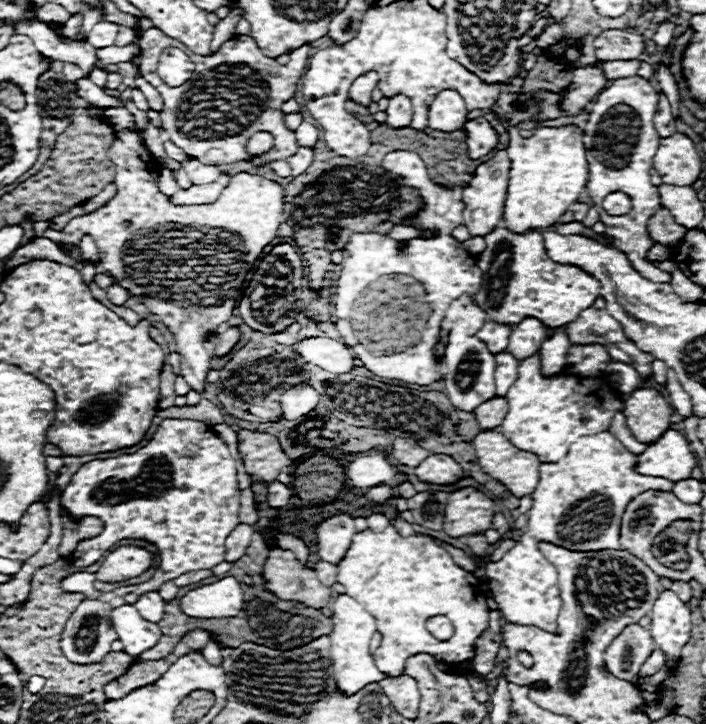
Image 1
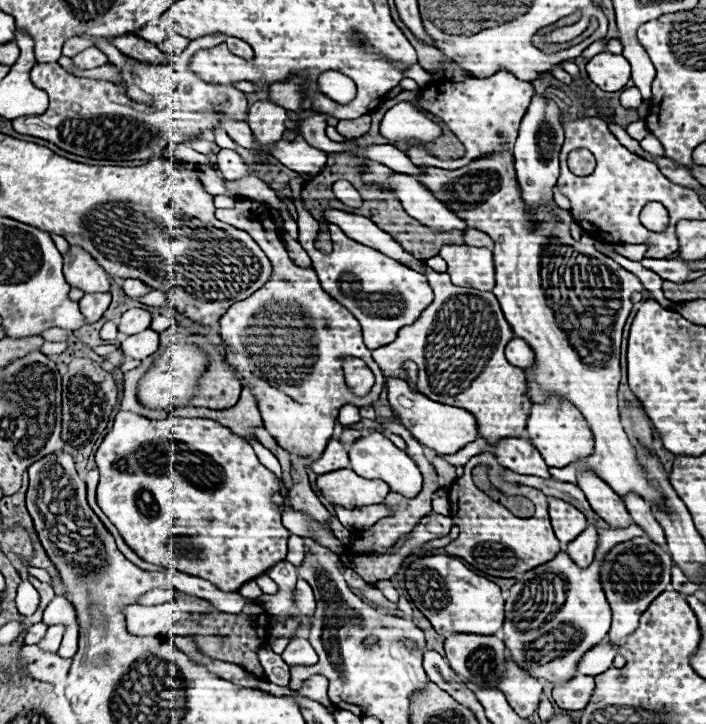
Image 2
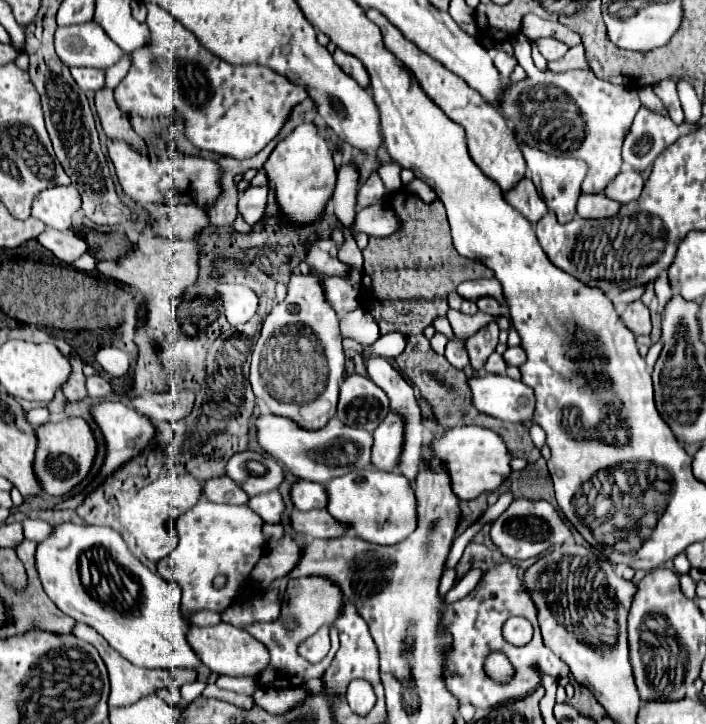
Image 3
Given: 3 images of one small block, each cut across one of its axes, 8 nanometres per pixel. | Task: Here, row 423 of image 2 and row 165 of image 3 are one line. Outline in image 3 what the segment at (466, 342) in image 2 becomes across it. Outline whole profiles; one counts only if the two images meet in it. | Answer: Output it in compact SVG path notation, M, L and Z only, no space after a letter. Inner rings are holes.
M368 10L368 18L380 28L382 38L384 38L384 46L388 50L392 50L392 54L404 62L404 66L414 74L414 78L418 80L420 88L424 90L424 94L436 102L436 106L456 124L460 124L466 130L466 146L468 146L468 154L474 160L474 164L494 182L500 184L502 192L512 190L524 176L526 176L526 162L522 156L522 150L516 142L516 136L512 134L512 128L508 126L508 122L504 120L504 116L498 112L498 108L490 106L488 100L484 100L480 96L480 92L476 92L474 88L470 88L458 74L454 74L452 70L448 70L444 64L440 64L438 60L434 60L430 54L426 54L424 50L420 50L416 44L412 44L410 40L404 38L404 34L392 26L392 22L378 10Z

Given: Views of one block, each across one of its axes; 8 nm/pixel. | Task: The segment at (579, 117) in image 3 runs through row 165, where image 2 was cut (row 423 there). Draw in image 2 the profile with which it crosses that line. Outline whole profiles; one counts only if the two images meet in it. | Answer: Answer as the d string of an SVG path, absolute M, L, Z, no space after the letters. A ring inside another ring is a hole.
M508 148L504 152L494 152L494 154L486 154L482 158L476 158L460 170L440 170L440 168L430 168L430 166L424 166L422 170L424 170L424 174L418 180L438 200L444 200L444 204L448 204L454 212L458 212L458 216L464 218L468 222L468 226L472 226L480 232L486 232L494 240L494 250L492 252L494 252L494 264L496 264L496 286L494 286L492 292L496 294L514 336L526 340L530 344L532 352L536 352L534 366L524 370L526 386L528 386L526 396L532 400L532 404L542 404L552 394L556 394L564 400L570 400L582 412L582 416L586 418L586 422L592 430L592 436L594 436L594 442L596 442L592 454L588 454L586 458L582 458L578 462L572 462L564 468L550 468L550 474L560 482L576 484L578 474L582 470L590 470L596 476L600 476L618 496L626 496L626 494L634 492L634 494L642 496L646 502L650 502L650 506L664 506L662 492L646 478L646 472L644 472L642 464L636 458L636 448L630 444L630 440L628 440L628 436L626 436L626 432L622 430L622 424L620 424L618 398L616 398L618 382L620 382L620 344L616 342L616 332L612 332L612 334L608 332L608 336L602 336L602 338L594 332L594 328L622 328L624 326L624 322L630 314L630 296L634 292L644 290L638 276L624 270L612 258L596 252L592 238L574 240L570 236L572 216L570 216L568 210L562 210L556 204L552 204L550 206L552 212L550 212L548 220L532 222L530 220L532 210L528 210L528 206L524 204L520 184L518 184L518 178L516 178L514 154ZM564 328L586 328L586 334L584 334L586 338L582 338L584 344L594 342L594 340L602 340L602 346L600 346L600 342L594 342L596 352L602 352L602 354L598 354L596 364L584 364L580 360L580 352L576 352L572 348L572 344L568 340L568 332L564 332Z

